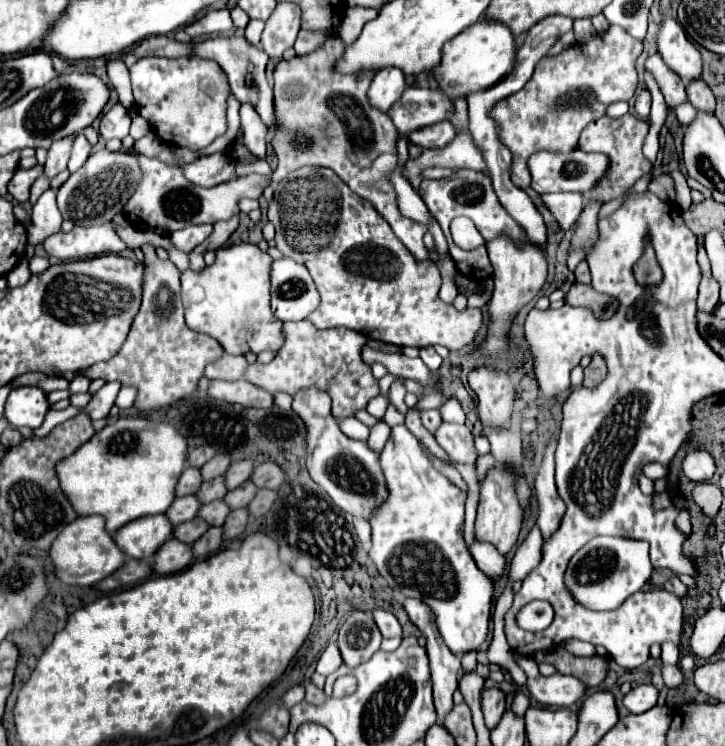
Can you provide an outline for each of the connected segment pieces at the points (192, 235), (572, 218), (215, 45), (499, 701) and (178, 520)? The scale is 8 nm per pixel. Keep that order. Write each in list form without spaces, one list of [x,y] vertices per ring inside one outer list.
[[[192,224],[184,230],[176,230],[170,234],[170,242],[176,250],[190,254],[198,244],[202,244],[210,236],[210,224]]]
[[[574,192],[544,194],[542,200],[548,206],[548,210],[554,214],[554,218],[558,220],[562,230],[570,230],[576,224],[578,216],[582,212],[582,204],[584,204],[584,196],[574,194]]]
[[[220,36],[220,38],[214,38],[214,40],[210,38],[210,40],[200,42],[194,52],[200,58],[216,60],[224,68],[224,72],[228,74],[228,82],[230,82],[234,96],[240,102],[254,104],[260,118],[264,120],[264,124],[272,132],[274,130],[274,96],[272,96],[272,88],[266,80],[266,64],[270,60],[268,54],[262,48],[252,46],[244,36]]]
[[[496,686],[484,688],[482,690],[482,710],[484,710],[486,726],[494,728],[506,710],[506,694]]]
[[[184,496],[184,498],[176,498],[168,512],[164,512],[164,516],[168,516],[168,520],[176,526],[176,524],[182,524],[182,522],[188,522],[196,516],[200,508],[200,502],[196,496]]]

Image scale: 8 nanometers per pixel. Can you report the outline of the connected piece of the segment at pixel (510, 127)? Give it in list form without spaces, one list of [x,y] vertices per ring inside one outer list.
[[[610,26],[604,34],[598,34],[584,44],[574,44],[556,56],[544,56],[536,64],[532,78],[526,82],[526,86],[520,92],[494,104],[490,116],[496,120],[500,142],[506,144],[512,152],[512,182],[518,188],[526,190],[530,186],[532,176],[528,172],[528,156],[532,156],[532,152],[540,152],[540,150],[572,152],[578,146],[580,132],[586,128],[588,122],[604,116],[608,104],[616,100],[628,102],[634,96],[638,86],[636,60],[640,52],[642,52],[640,40],[628,36],[628,32],[624,32],[624,28],[620,26]]]

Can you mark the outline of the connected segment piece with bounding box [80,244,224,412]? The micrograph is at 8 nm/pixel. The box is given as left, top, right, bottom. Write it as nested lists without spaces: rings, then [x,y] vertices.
[[[144,244],[142,246],[144,256],[146,256],[146,274],[144,274],[144,298],[142,298],[142,306],[140,312],[136,314],[132,328],[128,332],[128,338],[122,346],[122,350],[108,362],[100,362],[94,364],[92,368],[86,368],[84,372],[80,372],[82,376],[94,380],[94,378],[102,378],[104,382],[120,382],[122,386],[134,386],[138,390],[136,400],[134,400],[134,408],[138,410],[154,410],[154,408],[162,408],[162,406],[170,406],[178,400],[182,400],[184,396],[190,396],[196,388],[198,388],[198,380],[204,376],[204,368],[212,362],[218,360],[224,354],[224,348],[220,346],[218,340],[200,334],[200,332],[192,332],[186,322],[184,322],[184,306],[182,306],[182,296],[180,296],[180,270],[170,262],[170,260],[160,260],[154,252],[154,246]]]

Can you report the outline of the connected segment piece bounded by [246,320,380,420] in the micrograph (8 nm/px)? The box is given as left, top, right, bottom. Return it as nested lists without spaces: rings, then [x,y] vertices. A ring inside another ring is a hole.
[[[286,322],[286,342],[274,356],[270,364],[250,364],[246,370],[246,380],[268,390],[268,392],[286,392],[294,396],[304,388],[320,388],[332,398],[334,418],[350,418],[358,410],[364,410],[372,398],[380,394],[378,380],[372,376],[370,366],[360,358],[360,348],[366,344],[366,336],[352,332],[350,328],[330,328],[318,330],[312,322]]]

